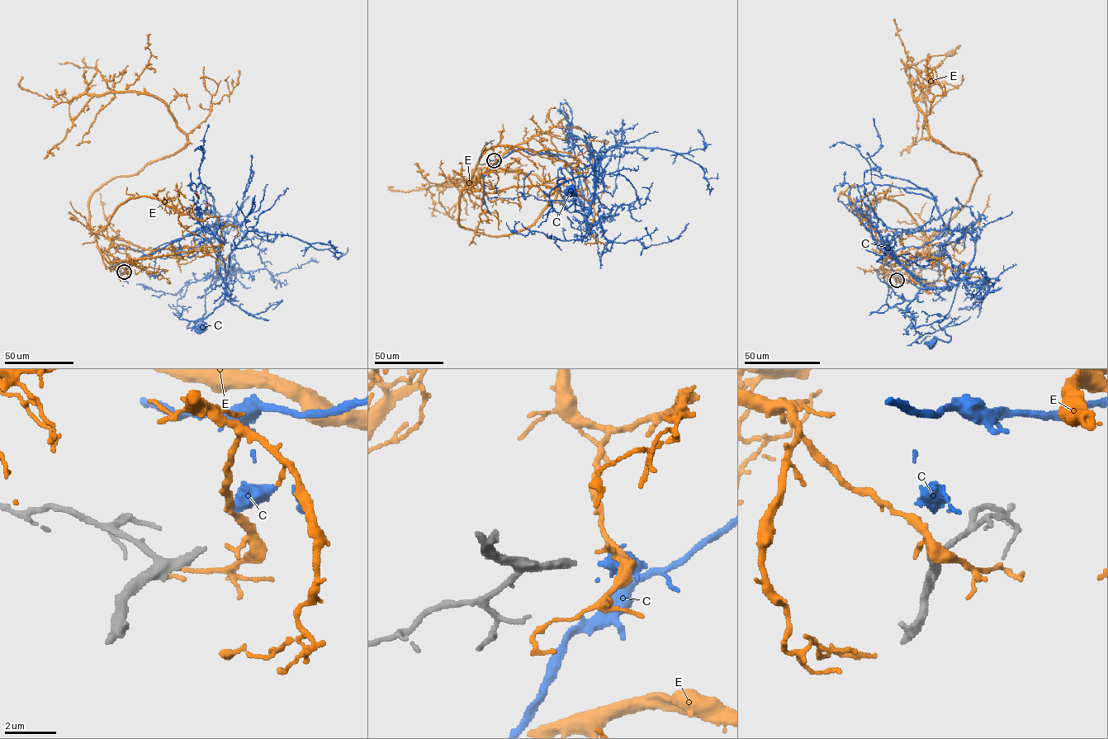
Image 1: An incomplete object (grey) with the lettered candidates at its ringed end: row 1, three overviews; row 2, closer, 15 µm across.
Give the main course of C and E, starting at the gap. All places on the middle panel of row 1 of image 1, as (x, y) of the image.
C: (495, 160), (524, 149), (564, 160), (589, 231), (575, 198), (565, 209), (570, 193)
E: (494, 159), (488, 149), (466, 185), (459, 224), (510, 234), (557, 192), (534, 174), (391, 187)

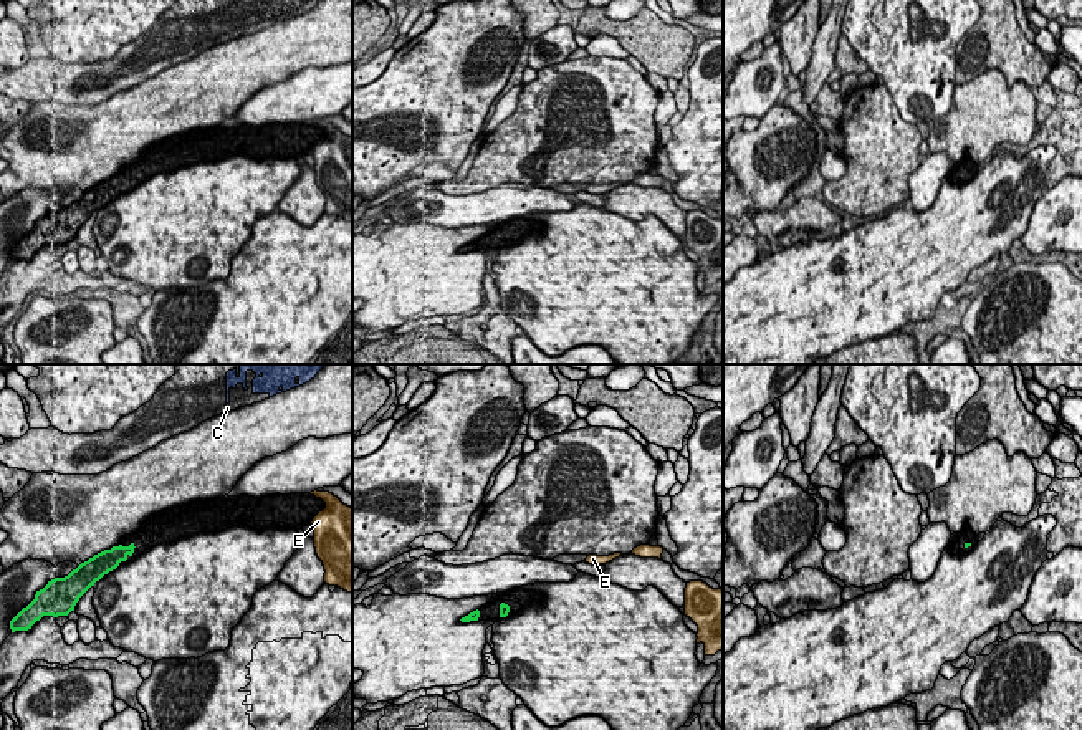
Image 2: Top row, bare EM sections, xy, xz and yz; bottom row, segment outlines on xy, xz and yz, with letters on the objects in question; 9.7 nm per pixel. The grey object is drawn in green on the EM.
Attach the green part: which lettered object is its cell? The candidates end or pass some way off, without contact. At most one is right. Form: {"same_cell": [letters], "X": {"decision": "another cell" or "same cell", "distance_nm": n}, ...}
{"same_cell": [], "C": {"decision": "another cell", "distance_nm": 1550}, "E": {"decision": "another cell", "distance_nm": 850}}

